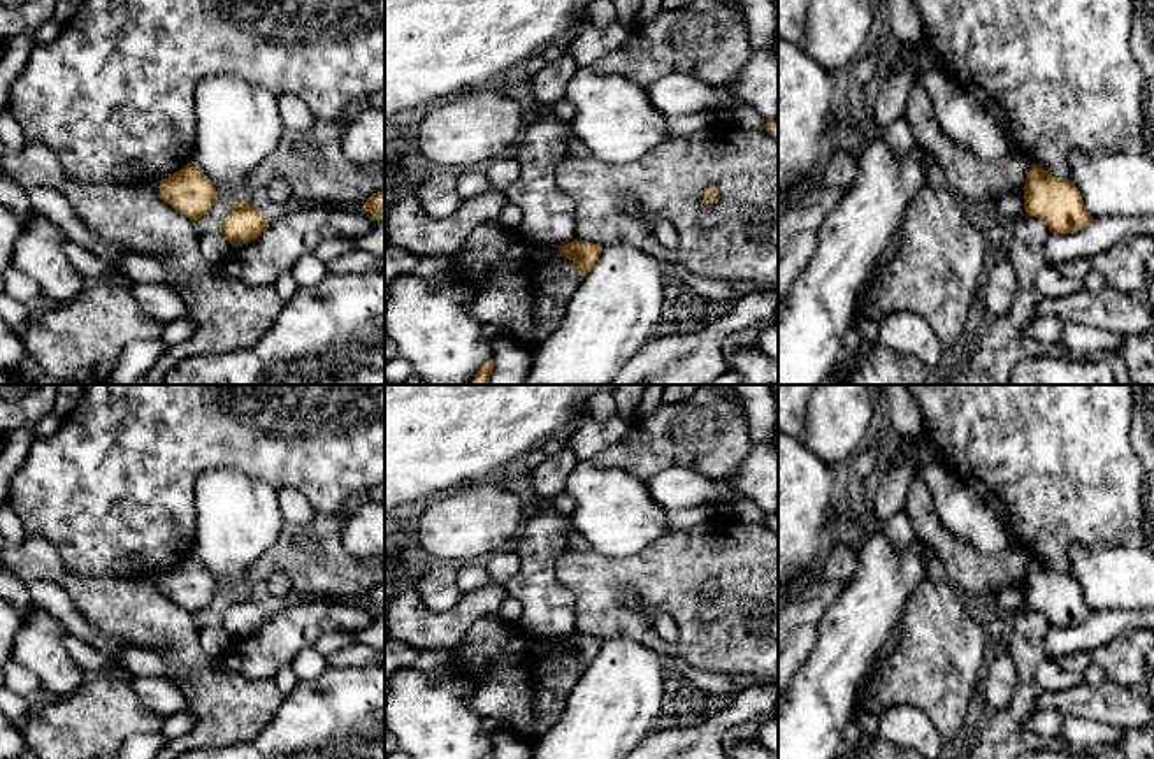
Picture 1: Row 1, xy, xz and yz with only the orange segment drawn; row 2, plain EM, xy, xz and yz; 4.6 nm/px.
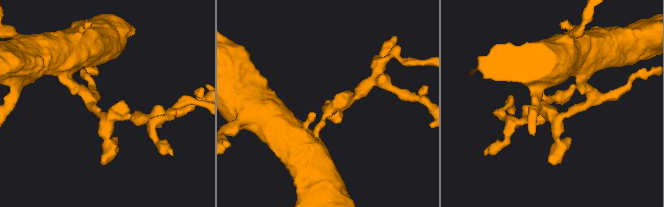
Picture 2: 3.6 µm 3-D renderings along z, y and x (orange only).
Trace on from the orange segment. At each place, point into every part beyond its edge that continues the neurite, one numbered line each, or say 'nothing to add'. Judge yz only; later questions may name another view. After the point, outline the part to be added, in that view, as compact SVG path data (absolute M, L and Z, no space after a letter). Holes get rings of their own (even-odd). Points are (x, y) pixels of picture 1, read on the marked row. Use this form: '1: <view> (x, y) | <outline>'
nothing to add

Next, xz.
nothing to add

